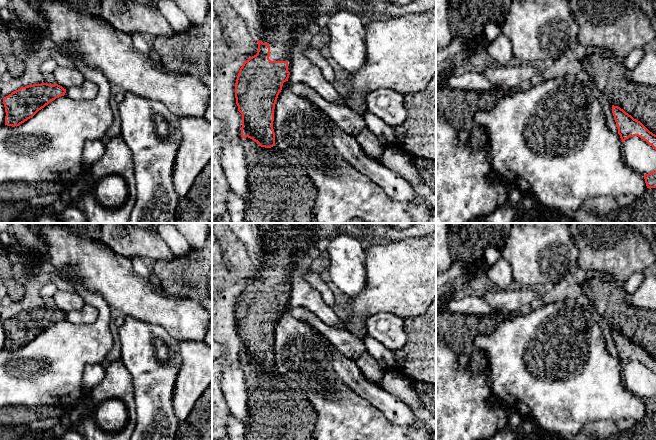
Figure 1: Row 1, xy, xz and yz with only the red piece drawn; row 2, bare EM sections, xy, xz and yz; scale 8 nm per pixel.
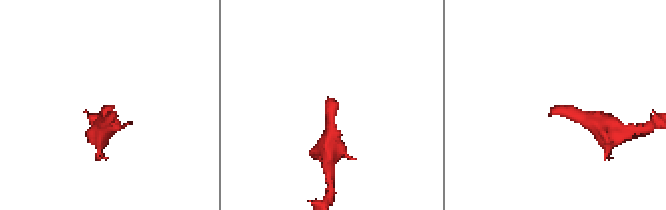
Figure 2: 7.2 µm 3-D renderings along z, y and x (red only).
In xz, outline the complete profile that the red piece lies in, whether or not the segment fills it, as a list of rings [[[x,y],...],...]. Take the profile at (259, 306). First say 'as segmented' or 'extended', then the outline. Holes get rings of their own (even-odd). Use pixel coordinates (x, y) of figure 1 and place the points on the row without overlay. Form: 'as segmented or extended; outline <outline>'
extended; outline [[[258,223],[264,257],[258,265],[257,278],[243,286],[235,307],[235,322],[242,338],[241,361],[250,362],[261,371],[275,369],[273,353],[274,333],[283,307],[291,296],[292,265],[297,264],[299,253],[314,246],[312,223]]]

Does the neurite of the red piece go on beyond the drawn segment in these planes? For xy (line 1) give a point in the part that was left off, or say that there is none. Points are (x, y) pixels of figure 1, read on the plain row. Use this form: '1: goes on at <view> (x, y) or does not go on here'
1: does not go on here

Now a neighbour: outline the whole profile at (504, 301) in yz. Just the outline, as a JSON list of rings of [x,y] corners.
[[[533,288],[514,291],[491,289],[484,291],[479,294],[479,296],[484,299],[492,309],[500,313],[519,313],[522,306],[530,305],[537,297],[542,298],[542,294]]]

